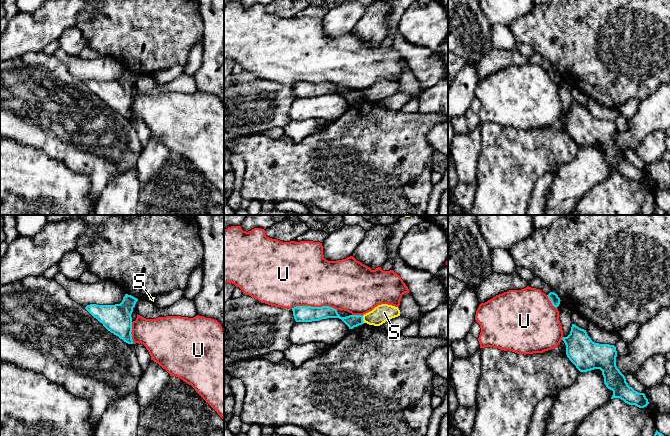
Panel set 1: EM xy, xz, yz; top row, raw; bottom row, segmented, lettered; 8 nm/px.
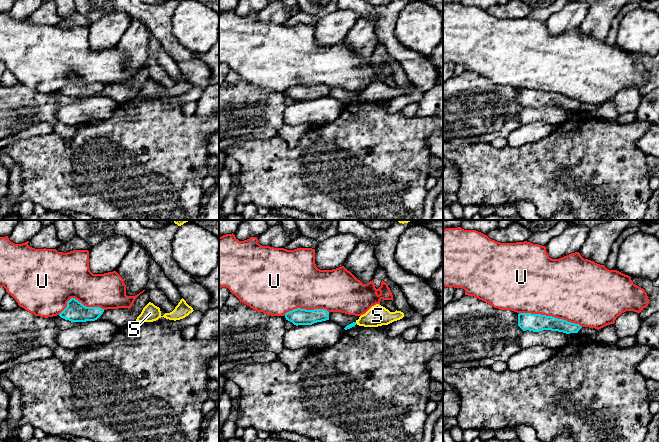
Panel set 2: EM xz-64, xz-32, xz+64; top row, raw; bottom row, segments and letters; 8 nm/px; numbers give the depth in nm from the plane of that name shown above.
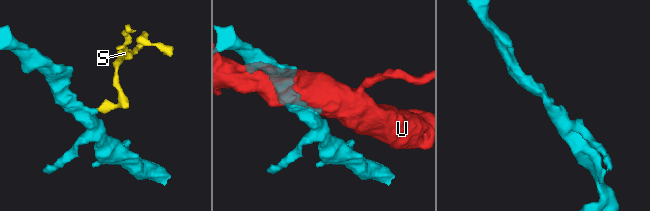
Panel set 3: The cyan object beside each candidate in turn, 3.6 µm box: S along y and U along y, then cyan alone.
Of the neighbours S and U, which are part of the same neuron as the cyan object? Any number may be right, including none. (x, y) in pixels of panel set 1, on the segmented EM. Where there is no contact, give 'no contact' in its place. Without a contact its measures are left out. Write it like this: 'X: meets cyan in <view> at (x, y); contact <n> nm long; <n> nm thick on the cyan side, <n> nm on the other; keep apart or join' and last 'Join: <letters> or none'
S: meets cyan in xz at (362, 319); contact 60 nm long; 100 nm thick on the cyan side, 140 nm on the other; join
U: meets cyan in xz at (314, 307); contact 360 nm long; 130 nm thick on the cyan side, 440 nm on the other; keep apart
Join: S

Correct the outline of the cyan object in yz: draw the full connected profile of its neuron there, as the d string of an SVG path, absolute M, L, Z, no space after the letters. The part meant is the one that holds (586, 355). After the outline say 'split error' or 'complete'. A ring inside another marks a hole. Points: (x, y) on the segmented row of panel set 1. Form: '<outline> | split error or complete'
M572 324L570 334L563 337L566 355L580 372L600 369L604 384L613 391L613 398L620 398L629 405L646 407L649 402L644 393L635 391L626 382L616 366L617 351L614 345L595 343L586 330Z | complete

